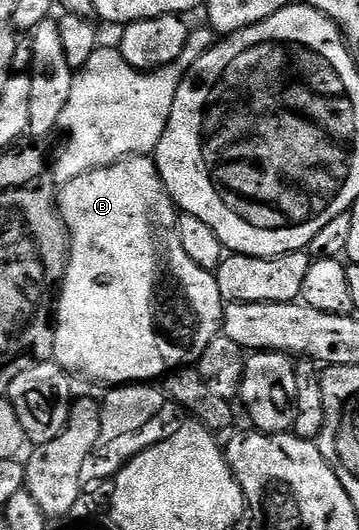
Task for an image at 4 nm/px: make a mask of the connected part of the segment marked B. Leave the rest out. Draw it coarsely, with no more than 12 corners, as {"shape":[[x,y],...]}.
{"shape":[[149,155],[55,195],[53,359],[144,384],[200,364],[216,274]]}

